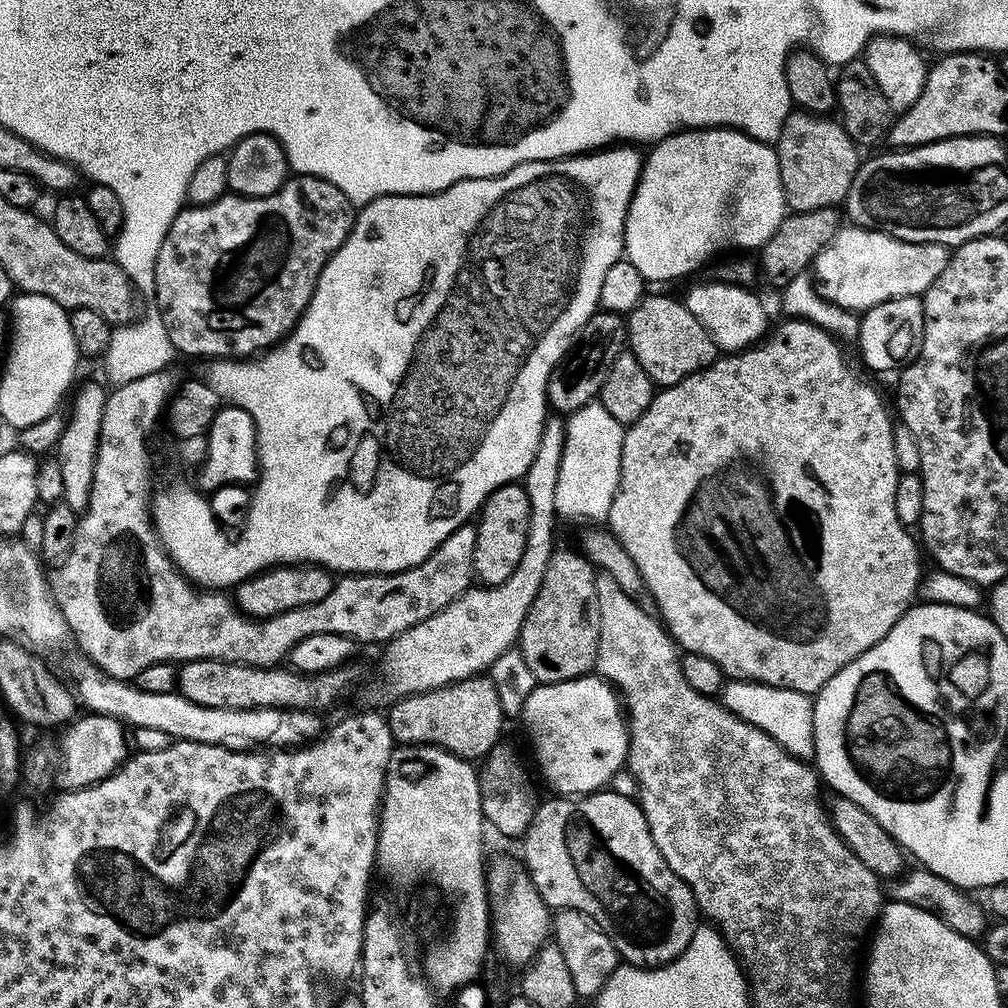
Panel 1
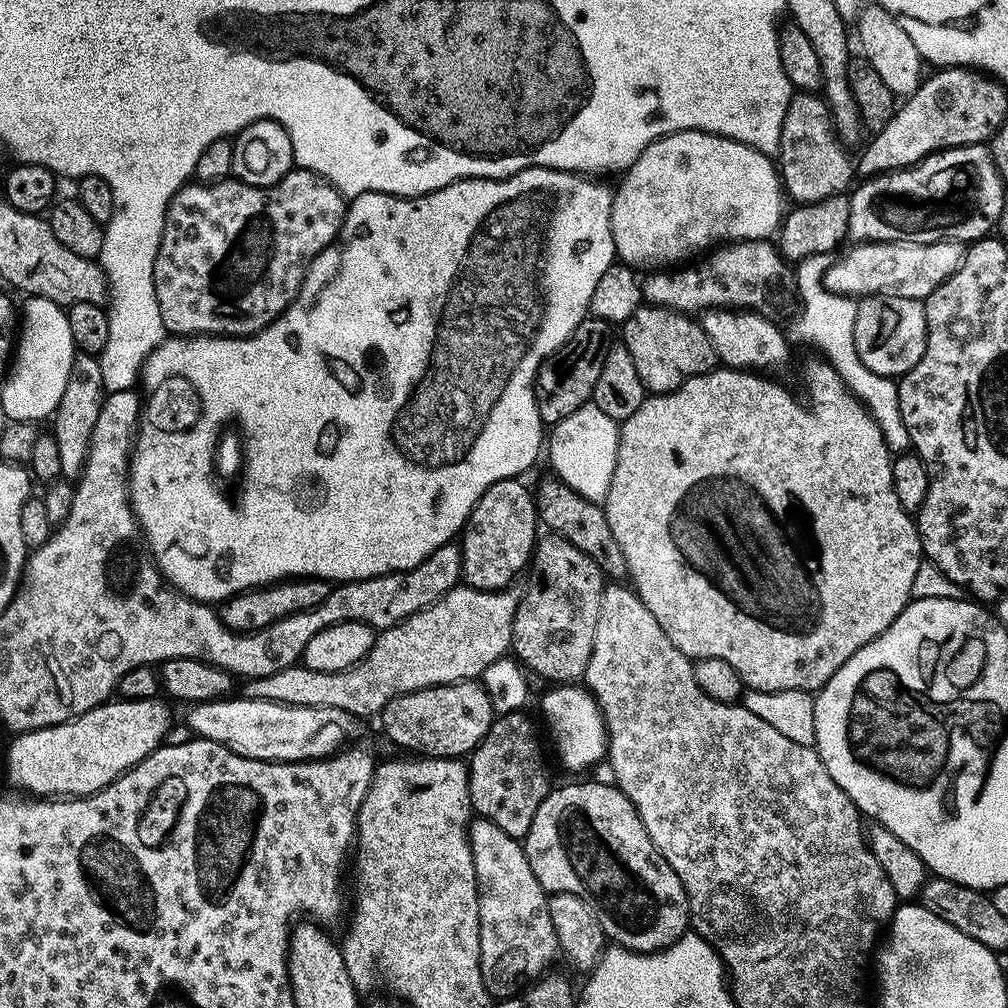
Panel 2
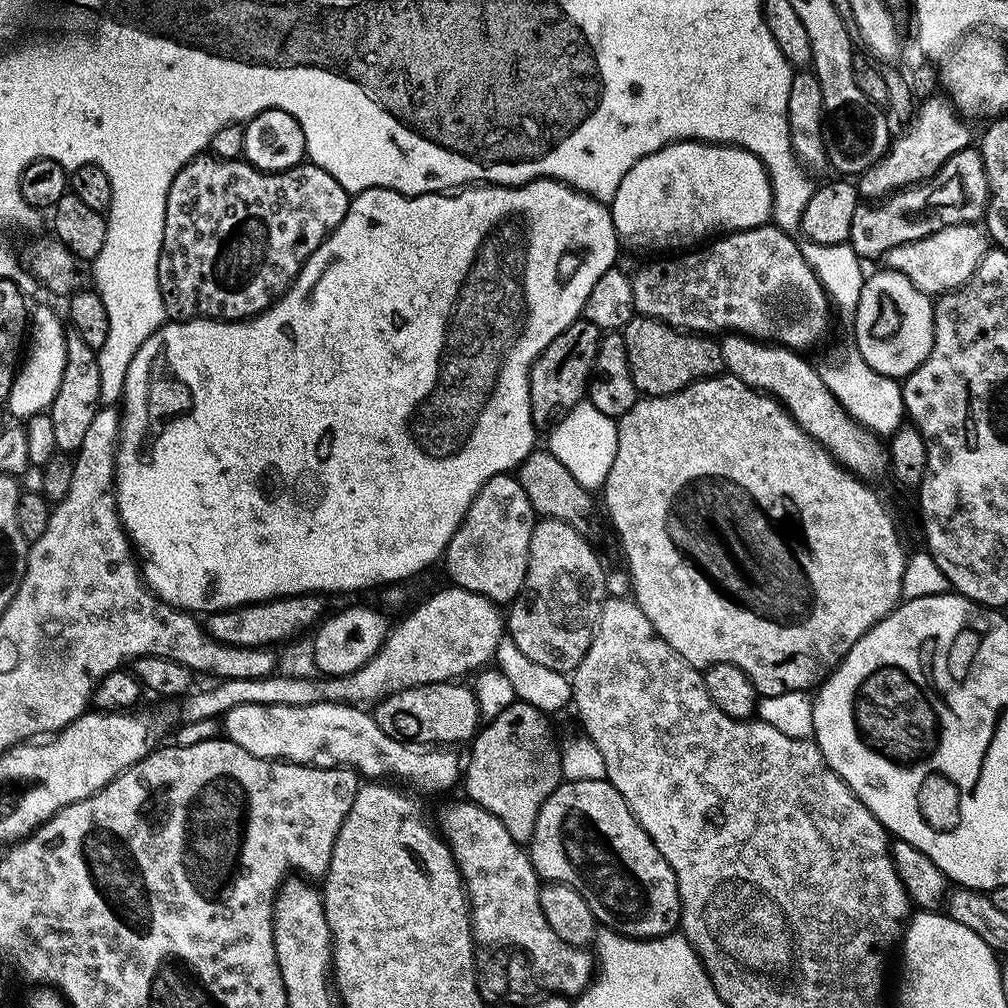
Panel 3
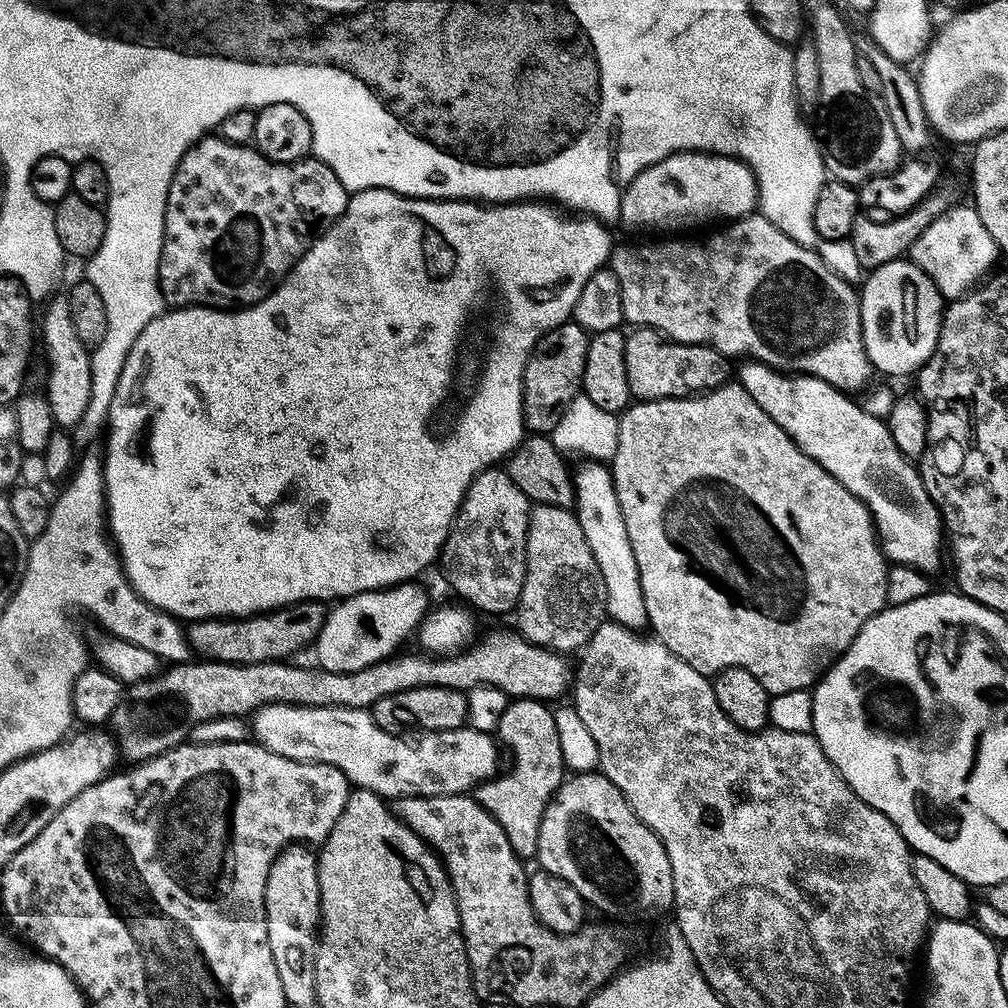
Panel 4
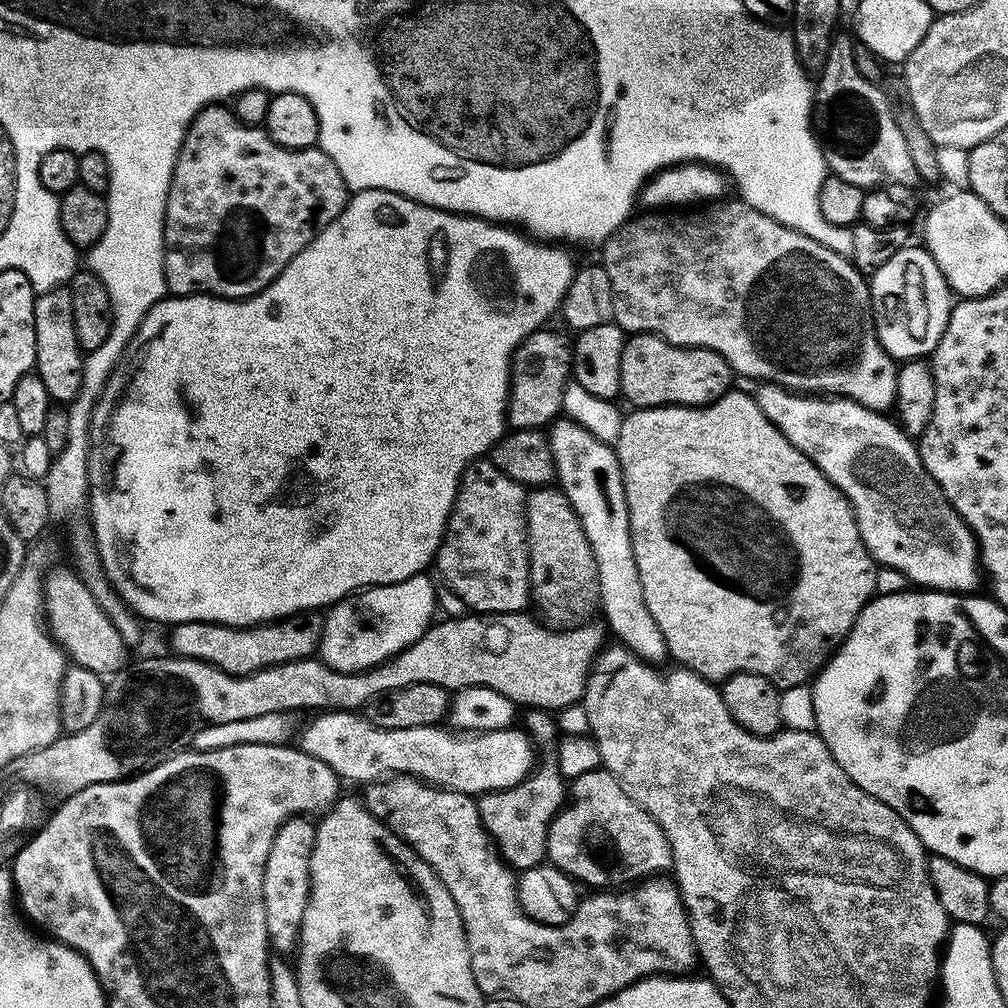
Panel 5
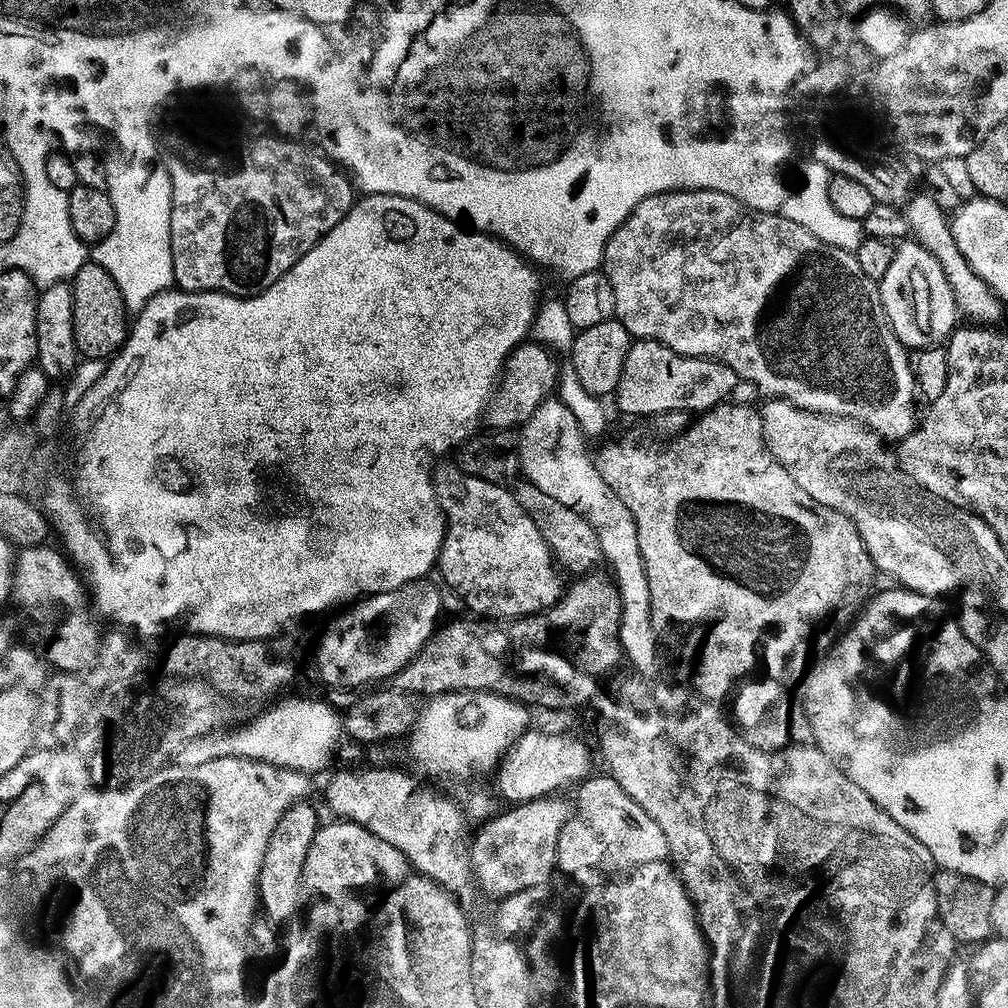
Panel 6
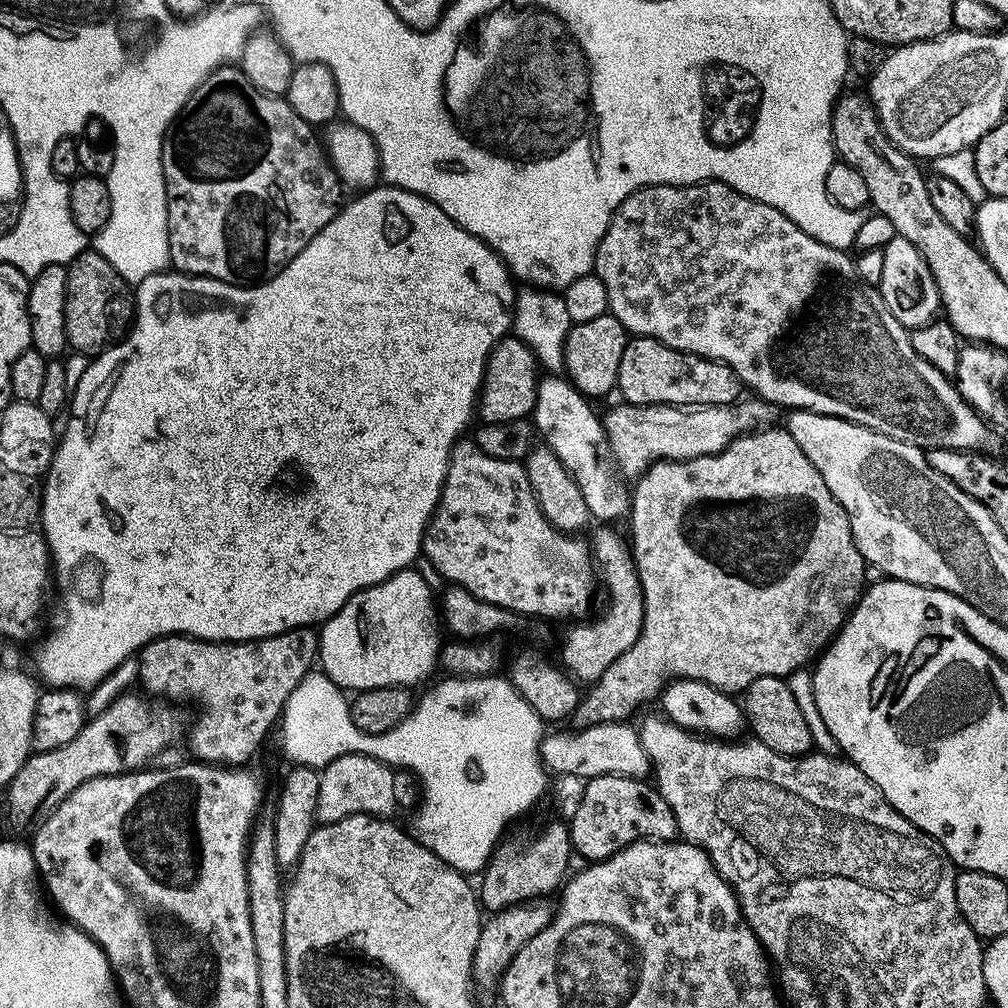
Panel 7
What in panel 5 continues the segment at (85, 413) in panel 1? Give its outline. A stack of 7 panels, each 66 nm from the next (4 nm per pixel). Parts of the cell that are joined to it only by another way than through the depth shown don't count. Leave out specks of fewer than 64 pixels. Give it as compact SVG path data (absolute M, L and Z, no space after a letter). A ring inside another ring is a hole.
M57 286L39 293L34 302L34 338L36 339L35 375L42 378L46 394L53 402L67 406L82 386L84 356L74 334L74 302L68 286Z

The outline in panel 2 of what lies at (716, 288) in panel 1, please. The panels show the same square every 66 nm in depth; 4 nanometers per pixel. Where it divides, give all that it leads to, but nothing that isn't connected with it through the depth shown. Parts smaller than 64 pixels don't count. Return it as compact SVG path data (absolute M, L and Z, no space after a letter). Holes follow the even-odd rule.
M709 308L703 313L702 323L716 351L716 359L723 367L741 370L780 368L788 360L788 340L780 328L756 310Z

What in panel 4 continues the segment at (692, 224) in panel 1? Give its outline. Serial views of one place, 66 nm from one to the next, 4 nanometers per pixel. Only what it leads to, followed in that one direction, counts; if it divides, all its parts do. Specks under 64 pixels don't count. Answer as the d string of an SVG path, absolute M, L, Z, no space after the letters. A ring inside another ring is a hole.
M676 152L662 162L646 167L627 185L620 198L620 220L632 228L674 228L680 218L692 224L707 220L731 222L749 215L757 205L759 188L754 174L735 156L719 156L707 152Z

